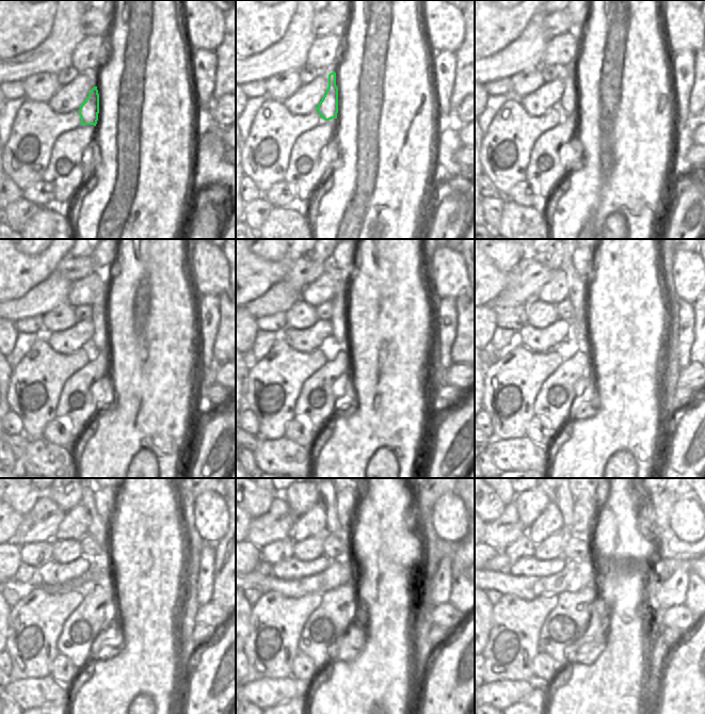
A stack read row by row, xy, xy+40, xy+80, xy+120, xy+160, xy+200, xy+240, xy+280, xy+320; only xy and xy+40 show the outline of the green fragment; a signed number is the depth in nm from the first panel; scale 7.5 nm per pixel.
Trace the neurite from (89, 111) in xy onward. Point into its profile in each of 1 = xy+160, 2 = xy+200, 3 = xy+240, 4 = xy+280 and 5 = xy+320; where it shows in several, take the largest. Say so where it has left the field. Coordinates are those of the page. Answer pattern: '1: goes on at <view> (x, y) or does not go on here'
1: goes on at xy+160 (338, 320)
2: goes on at xy+200 (577, 295)
3: goes on at xy+240 (95, 529)
4: goes on at xy+280 (326, 500)
5: goes on at xy+320 (563, 500)

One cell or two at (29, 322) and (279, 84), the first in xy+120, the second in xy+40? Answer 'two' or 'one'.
two

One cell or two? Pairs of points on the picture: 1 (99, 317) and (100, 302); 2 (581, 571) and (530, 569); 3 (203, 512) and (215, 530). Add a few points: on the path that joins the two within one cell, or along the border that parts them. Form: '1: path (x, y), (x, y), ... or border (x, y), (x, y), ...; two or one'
1: path (99, 314), (99, 305); one
2: border (565, 560), (564, 567), (556, 573), (537, 576); two
3: path (207, 517), (211, 521), (211, 526); one

